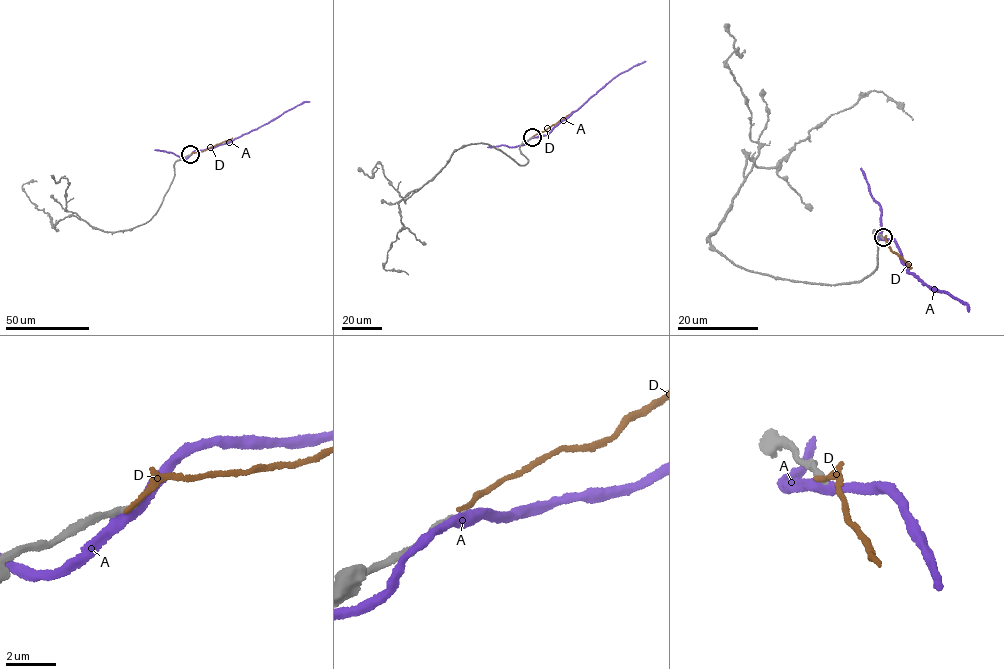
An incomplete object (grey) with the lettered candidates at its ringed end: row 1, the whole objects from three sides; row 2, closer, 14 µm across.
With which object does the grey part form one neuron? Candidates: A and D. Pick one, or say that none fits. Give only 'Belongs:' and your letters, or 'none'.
Belongs: none

